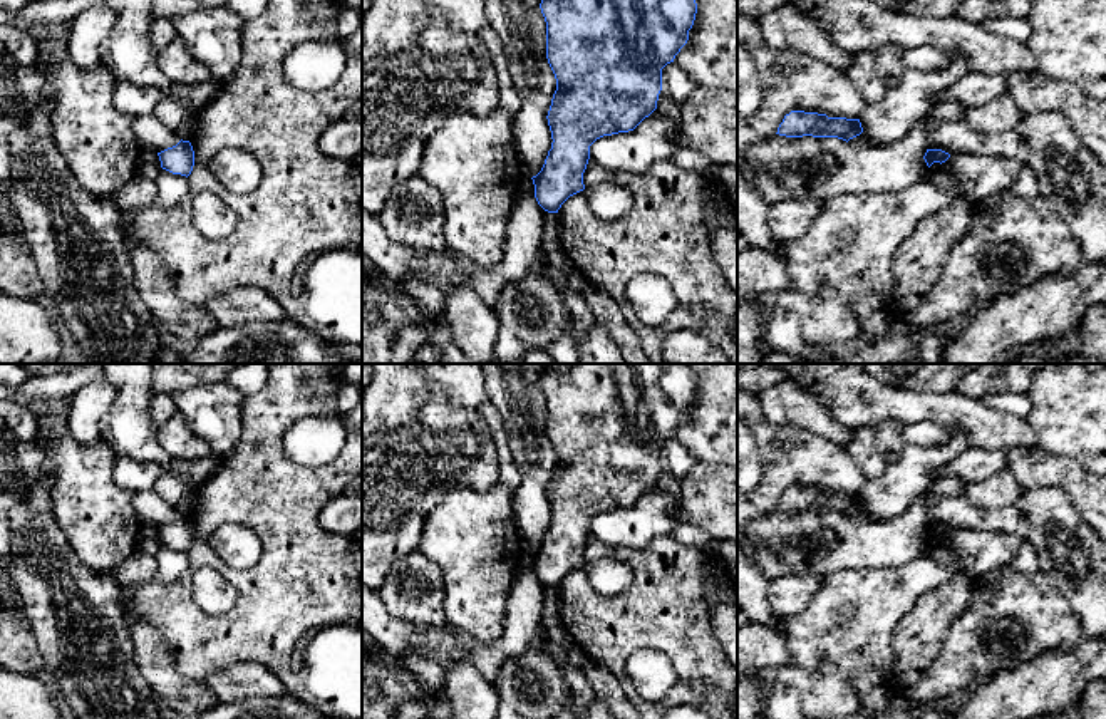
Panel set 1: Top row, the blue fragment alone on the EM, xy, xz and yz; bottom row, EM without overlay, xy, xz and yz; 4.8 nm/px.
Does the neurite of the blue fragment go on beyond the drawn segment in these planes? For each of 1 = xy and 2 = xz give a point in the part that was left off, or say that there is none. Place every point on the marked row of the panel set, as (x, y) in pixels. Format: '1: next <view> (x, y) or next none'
1: next none
2: next none

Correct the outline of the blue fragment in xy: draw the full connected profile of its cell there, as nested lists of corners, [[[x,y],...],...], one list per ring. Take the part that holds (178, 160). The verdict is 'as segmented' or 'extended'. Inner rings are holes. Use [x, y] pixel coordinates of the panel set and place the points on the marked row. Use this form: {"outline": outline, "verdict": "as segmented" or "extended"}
{"outline": [[[179,141],[176,146],[158,153],[161,168],[181,176],[189,176],[194,166],[194,151],[189,141]]], "verdict": "as segmented"}

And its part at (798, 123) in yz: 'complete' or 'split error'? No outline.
complete

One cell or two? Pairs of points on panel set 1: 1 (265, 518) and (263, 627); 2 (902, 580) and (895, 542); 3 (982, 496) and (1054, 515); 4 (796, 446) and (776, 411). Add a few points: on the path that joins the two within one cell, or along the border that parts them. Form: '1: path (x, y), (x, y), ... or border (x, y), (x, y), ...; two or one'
1: path (275, 545), (275, 600); one
2: border (924, 553), (902, 565), (860, 567); two
3: border (1023, 490), (1012, 503), (1002, 506), (971, 503); two
4: border (759, 398), (768, 421), (793, 423), (821, 436); two

